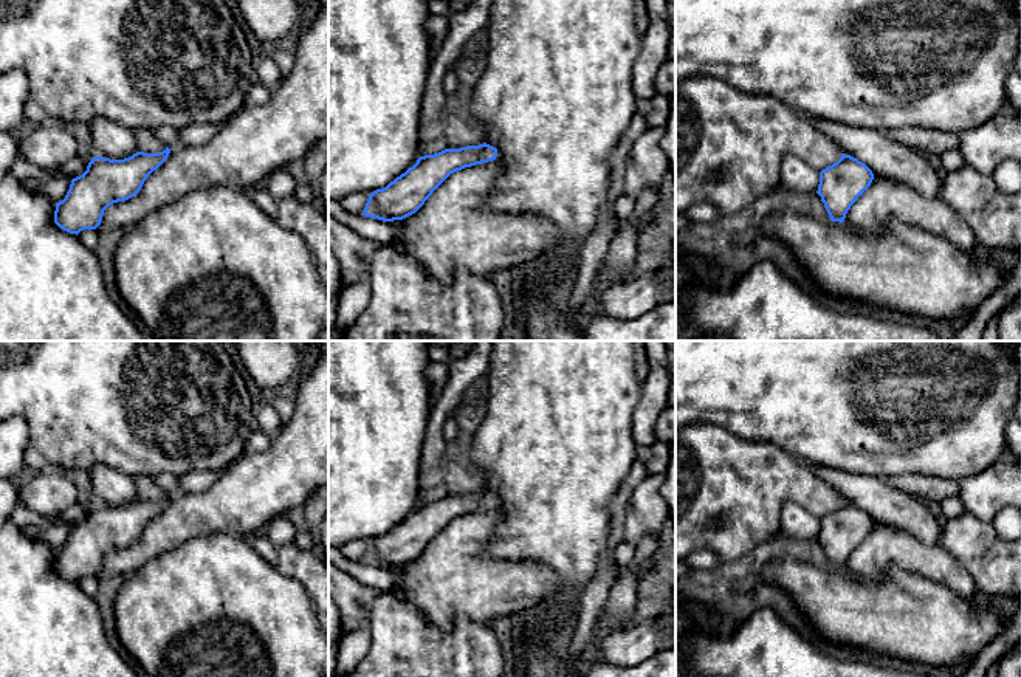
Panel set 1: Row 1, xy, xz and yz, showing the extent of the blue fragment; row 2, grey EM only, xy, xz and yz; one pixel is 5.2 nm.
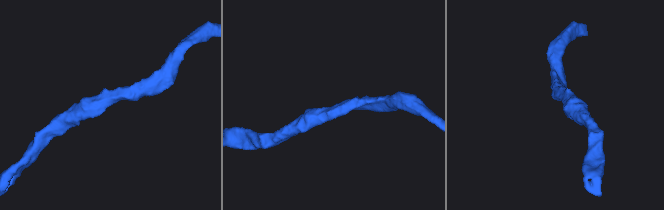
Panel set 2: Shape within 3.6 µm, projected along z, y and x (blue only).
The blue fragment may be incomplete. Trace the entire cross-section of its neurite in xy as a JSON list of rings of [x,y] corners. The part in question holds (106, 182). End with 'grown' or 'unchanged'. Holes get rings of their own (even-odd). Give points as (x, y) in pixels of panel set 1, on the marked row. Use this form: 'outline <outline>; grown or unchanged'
outline [[[328,2],[313,12],[313,22],[294,42],[294,65],[284,76],[266,104],[243,105],[218,132],[203,146],[166,147],[158,153],[136,152],[124,160],[95,156],[87,170],[73,178],[65,198],[56,203],[54,223],[70,232],[98,229],[99,234],[121,234],[139,223],[149,212],[170,204],[181,197],[217,186],[253,191],[265,184],[266,178],[277,169],[296,167],[305,153],[322,138],[328,138]]]; grown

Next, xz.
outline [[[483,143],[460,149],[445,149],[434,155],[425,155],[404,174],[386,187],[373,191],[361,215],[383,222],[403,222],[403,232],[394,240],[394,246],[411,254],[434,279],[451,284],[459,266],[471,274],[488,276],[497,270],[508,270],[541,259],[559,242],[559,229],[535,214],[508,214],[490,211],[486,197],[494,191],[496,178],[502,167],[496,161],[497,149]]]; grown

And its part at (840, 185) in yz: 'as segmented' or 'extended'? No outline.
extended

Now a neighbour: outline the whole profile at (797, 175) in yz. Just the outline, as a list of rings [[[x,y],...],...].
[[[786,155],[781,163],[781,184],[790,192],[816,192],[820,172],[796,155]]]

